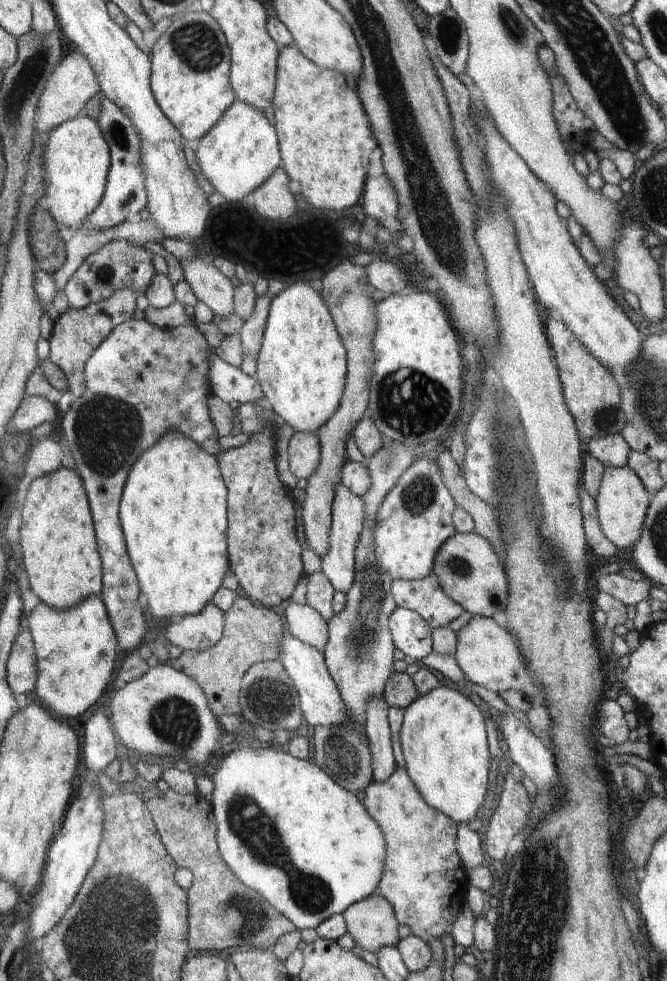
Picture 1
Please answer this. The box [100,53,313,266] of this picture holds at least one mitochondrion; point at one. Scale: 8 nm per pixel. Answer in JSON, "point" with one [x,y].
{"point":[117,133]}

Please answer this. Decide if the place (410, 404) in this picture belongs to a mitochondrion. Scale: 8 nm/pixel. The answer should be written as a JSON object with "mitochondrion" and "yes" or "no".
{"mitochondrion":"yes"}

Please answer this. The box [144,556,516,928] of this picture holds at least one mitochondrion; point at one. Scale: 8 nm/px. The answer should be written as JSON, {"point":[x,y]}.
{"point":[245,819]}

